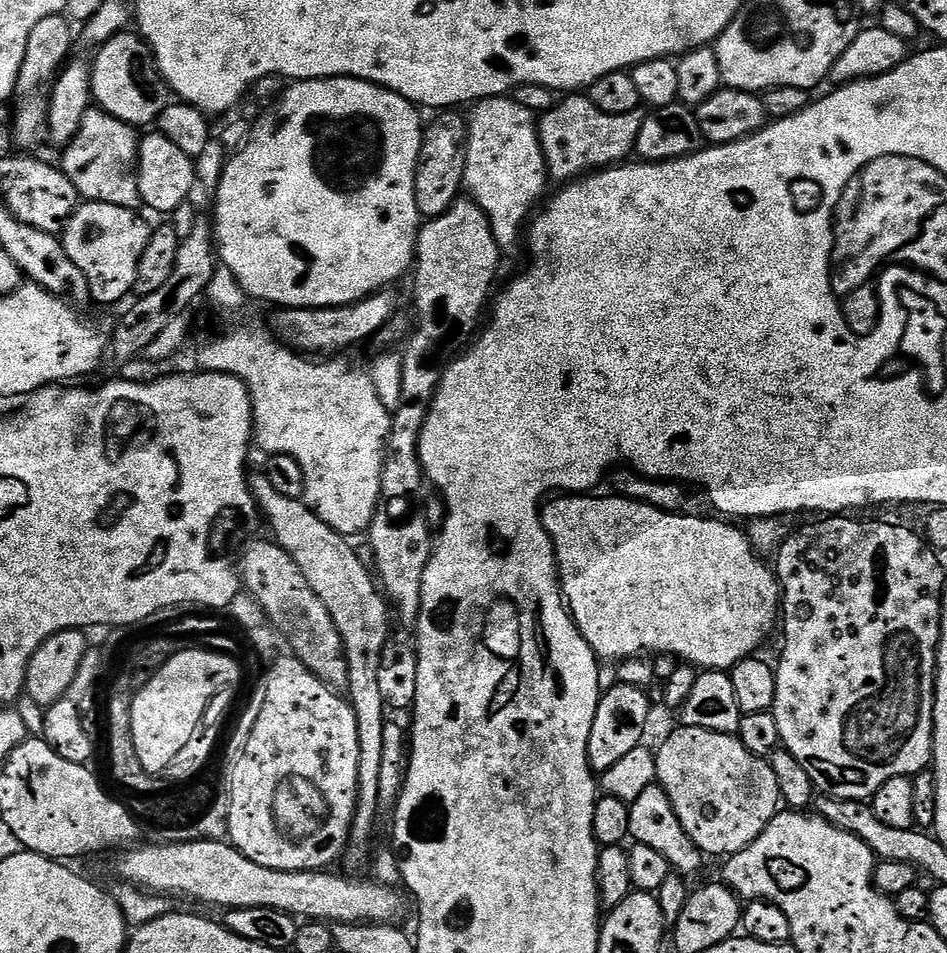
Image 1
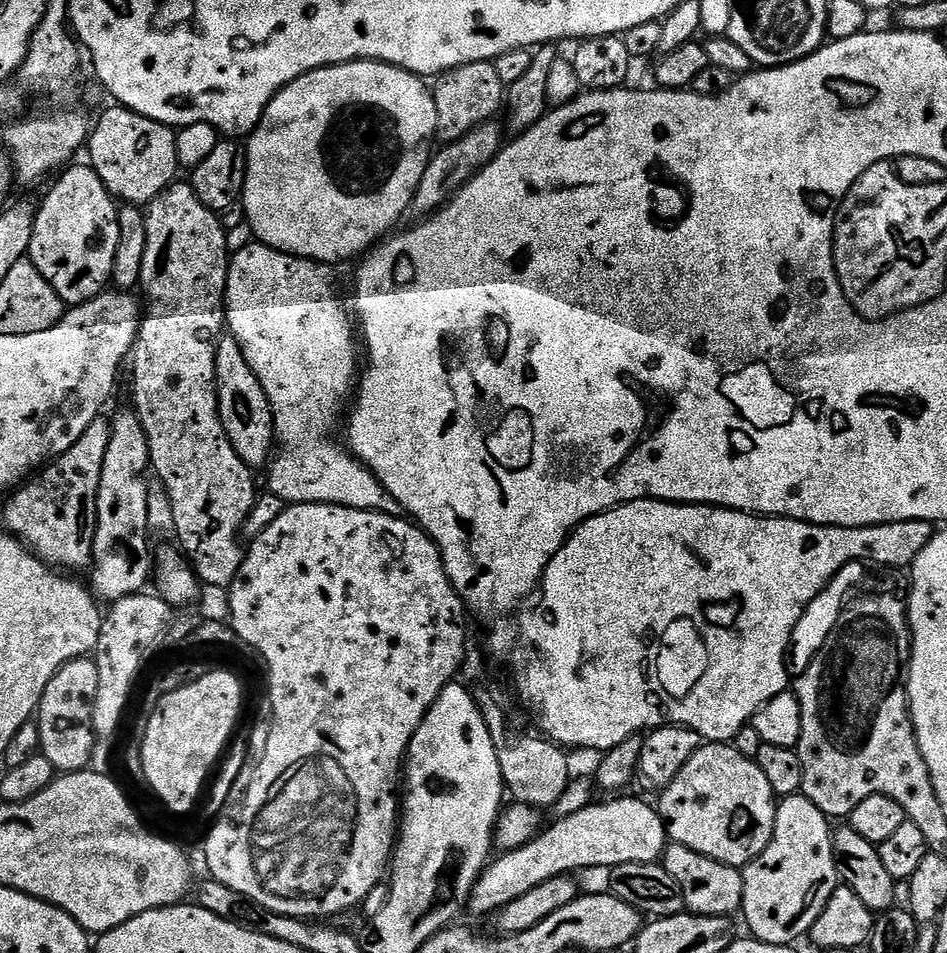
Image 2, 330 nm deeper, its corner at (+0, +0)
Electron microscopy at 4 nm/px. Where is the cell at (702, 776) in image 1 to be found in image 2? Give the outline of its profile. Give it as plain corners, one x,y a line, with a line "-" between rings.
728,742
701,743
690,762
678,770
678,778
674,778
674,782
670,782
670,786
663,789
659,796
658,811
664,820
669,841
728,864
731,868
743,869
745,864
762,854
774,834
778,797
773,794
770,782
766,782
766,774
762,774
756,761
742,758
742,754
738,754
738,750

